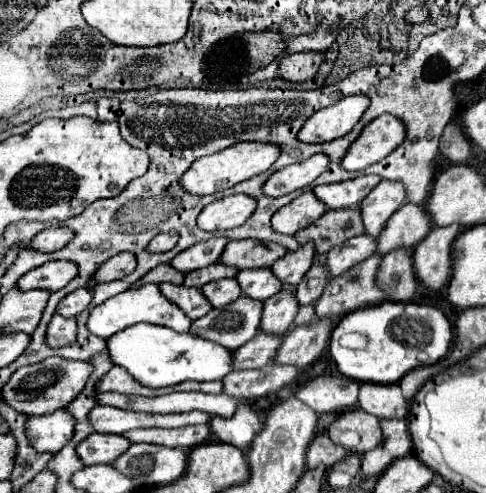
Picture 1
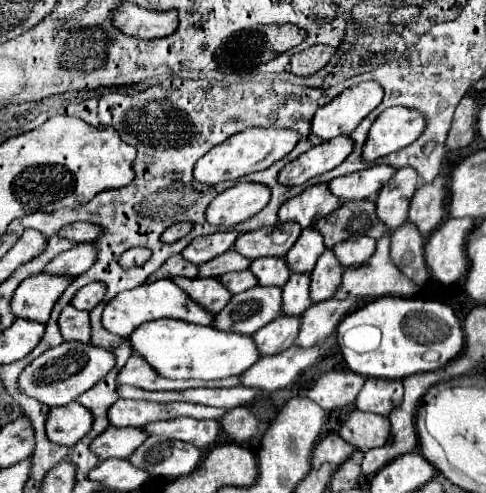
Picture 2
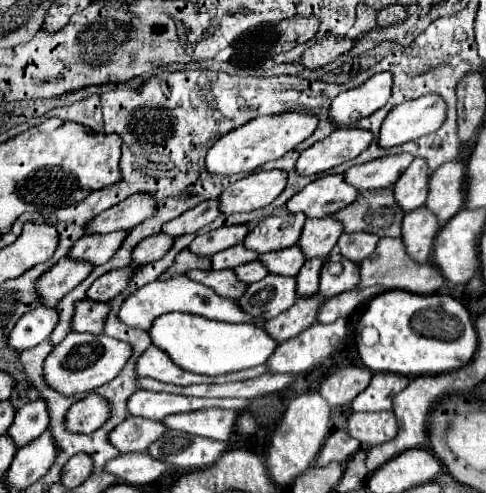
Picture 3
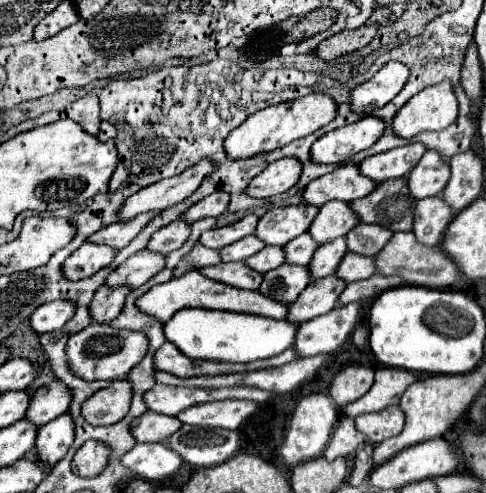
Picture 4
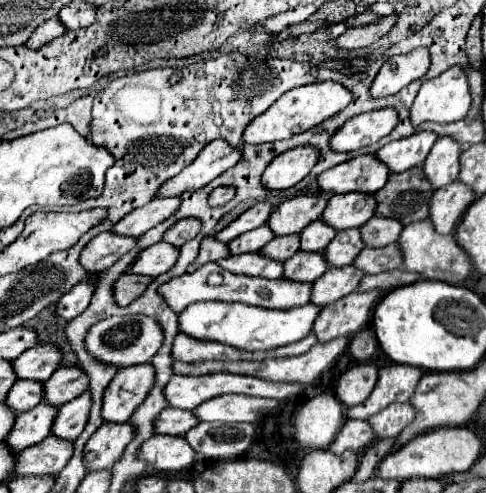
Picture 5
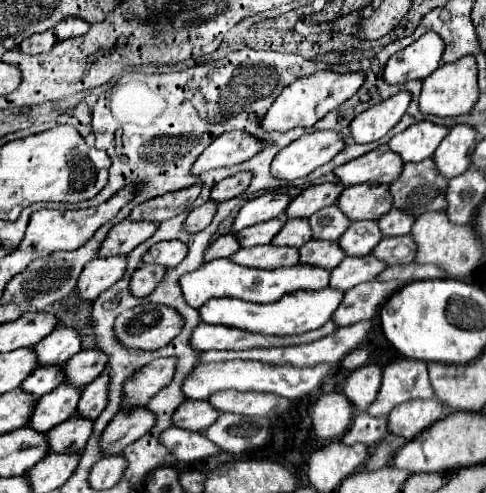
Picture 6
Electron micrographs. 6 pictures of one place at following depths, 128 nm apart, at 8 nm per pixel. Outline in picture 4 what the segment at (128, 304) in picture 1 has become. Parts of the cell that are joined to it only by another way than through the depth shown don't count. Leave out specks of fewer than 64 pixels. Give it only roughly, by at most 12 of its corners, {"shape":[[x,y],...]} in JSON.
{"shape":[[198,270],[152,286],[142,314],[168,322],[182,308],[284,320],[288,306]]}

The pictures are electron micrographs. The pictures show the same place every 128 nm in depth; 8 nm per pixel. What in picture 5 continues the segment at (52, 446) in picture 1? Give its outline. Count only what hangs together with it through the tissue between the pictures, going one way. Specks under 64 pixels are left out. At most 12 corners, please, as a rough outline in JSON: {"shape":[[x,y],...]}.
{"shape":[[150,364],[118,370],[102,420],[128,422],[154,384]]}

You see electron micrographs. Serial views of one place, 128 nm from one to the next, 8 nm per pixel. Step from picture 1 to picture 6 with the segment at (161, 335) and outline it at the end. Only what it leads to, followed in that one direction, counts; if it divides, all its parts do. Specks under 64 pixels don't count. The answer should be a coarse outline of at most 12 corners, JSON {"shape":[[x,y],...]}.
{"shape":[[334,288],[274,304],[232,298],[202,304],[200,322],[262,336],[324,326],[342,300]]}

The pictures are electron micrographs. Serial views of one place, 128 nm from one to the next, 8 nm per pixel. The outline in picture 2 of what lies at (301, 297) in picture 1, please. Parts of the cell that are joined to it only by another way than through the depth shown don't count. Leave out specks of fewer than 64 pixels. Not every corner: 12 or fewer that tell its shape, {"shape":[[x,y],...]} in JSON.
{"shape":[[330,250],[310,272],[310,300],[332,298],[342,276],[340,262]]}

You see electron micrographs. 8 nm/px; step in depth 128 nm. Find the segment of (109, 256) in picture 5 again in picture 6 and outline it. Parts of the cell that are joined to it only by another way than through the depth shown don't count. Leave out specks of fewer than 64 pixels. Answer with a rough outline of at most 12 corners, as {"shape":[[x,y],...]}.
{"shape":[[130,218],[112,226],[96,256],[128,256],[156,232]]}

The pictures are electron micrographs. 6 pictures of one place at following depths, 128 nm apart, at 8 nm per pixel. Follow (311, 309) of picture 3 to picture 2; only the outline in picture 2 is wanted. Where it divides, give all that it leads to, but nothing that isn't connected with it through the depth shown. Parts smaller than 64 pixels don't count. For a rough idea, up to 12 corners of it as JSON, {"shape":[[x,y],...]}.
{"shape":[[280,316],[260,328],[252,340],[260,356],[290,348],[300,320]]}

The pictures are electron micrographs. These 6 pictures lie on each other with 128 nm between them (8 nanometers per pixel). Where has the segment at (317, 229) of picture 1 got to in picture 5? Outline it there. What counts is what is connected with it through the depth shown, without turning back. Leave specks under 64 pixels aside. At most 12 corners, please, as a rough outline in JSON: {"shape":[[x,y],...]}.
{"shape":[[422,168],[392,174],[374,216],[426,220],[432,186]]}

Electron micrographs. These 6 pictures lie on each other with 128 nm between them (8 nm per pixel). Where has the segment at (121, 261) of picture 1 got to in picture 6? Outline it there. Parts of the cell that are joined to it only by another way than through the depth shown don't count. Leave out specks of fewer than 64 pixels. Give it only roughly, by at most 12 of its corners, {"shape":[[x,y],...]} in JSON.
{"shape":[[212,200],[194,208],[184,220],[192,234],[212,222],[216,204]]}

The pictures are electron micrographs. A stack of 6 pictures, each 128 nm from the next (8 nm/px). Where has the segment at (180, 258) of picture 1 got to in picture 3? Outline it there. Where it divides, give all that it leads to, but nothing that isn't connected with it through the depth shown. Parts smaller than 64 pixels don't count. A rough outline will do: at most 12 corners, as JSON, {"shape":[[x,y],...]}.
{"shape":[[248,226],[218,228],[196,236],[188,250],[196,256],[214,256],[236,246]]}

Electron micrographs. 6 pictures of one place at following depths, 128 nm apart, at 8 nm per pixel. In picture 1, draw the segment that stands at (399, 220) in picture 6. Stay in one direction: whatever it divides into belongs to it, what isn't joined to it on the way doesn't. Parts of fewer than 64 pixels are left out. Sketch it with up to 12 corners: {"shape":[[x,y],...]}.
{"shape":[[358,236],[332,248],[324,266],[342,276],[376,250],[372,236]]}

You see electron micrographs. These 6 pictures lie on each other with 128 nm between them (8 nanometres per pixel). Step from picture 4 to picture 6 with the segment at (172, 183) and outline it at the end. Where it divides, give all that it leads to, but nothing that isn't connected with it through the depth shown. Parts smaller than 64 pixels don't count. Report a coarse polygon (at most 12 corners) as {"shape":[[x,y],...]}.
{"shape":[[240,130],[224,132],[198,156],[192,174],[236,166],[262,144]]}

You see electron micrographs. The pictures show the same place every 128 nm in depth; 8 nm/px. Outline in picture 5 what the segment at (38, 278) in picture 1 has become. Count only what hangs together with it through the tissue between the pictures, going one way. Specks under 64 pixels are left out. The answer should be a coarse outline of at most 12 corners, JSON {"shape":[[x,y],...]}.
{"shape":[[156,198],[110,232],[142,236],[176,212],[182,198]]}

